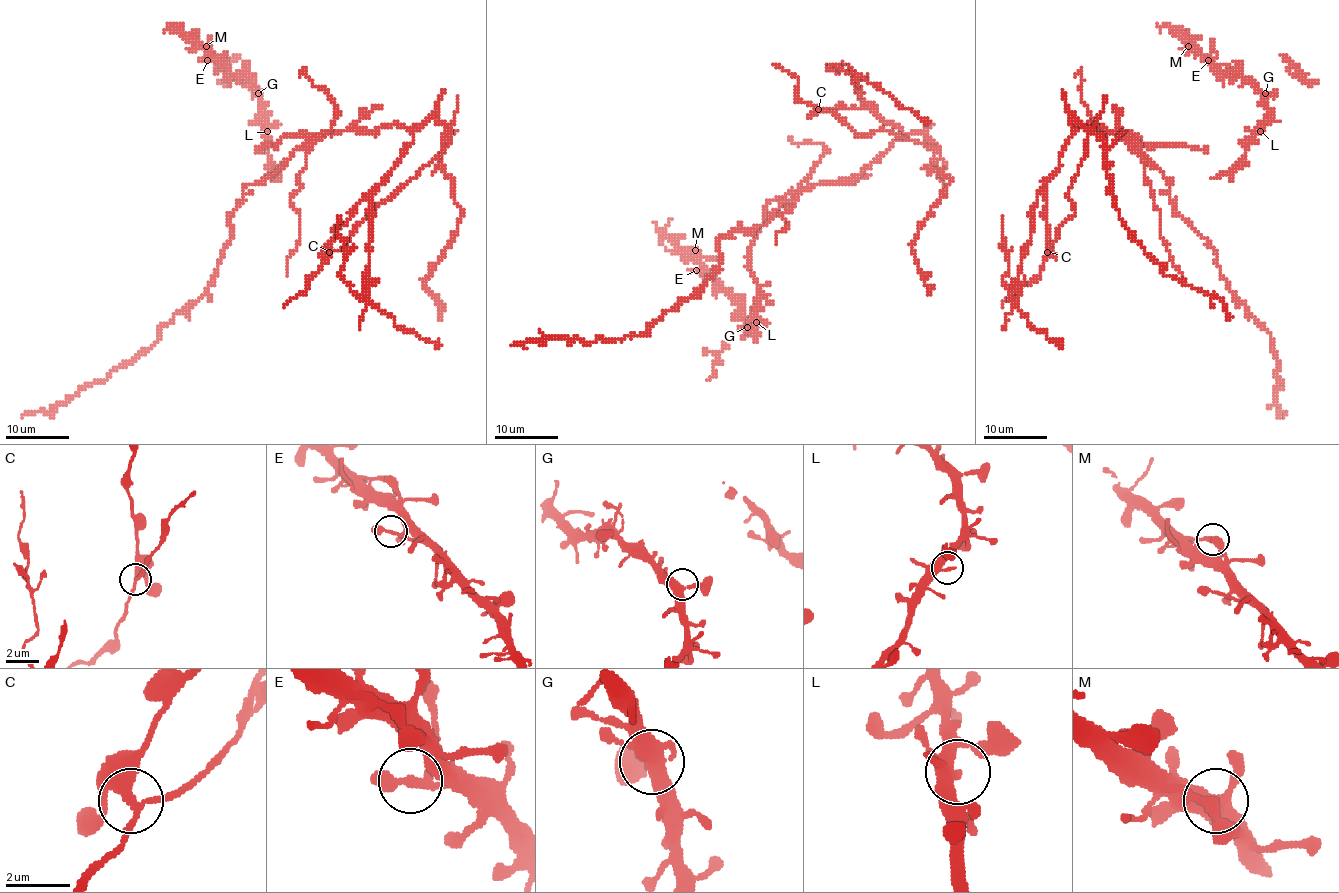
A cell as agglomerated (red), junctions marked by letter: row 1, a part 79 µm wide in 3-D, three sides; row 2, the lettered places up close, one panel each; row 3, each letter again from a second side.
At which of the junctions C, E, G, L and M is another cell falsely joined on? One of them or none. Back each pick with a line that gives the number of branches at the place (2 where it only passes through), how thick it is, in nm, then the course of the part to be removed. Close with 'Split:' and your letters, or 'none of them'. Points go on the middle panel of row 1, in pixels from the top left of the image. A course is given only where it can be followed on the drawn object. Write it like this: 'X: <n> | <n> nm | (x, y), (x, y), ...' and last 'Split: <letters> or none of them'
C: 3 | 280 nm | (818, 109), (868, 106), (901, 135), (846, 182), (718, 240), (720, 269), (647, 333), (510, 344)
Split: C

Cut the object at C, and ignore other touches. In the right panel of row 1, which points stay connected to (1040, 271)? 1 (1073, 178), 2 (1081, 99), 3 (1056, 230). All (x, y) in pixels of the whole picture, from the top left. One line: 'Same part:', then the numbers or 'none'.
Same part: 1, 3

